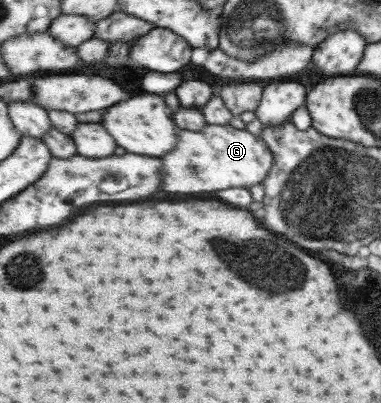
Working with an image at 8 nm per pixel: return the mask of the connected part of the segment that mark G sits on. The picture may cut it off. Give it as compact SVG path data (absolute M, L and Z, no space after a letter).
M208 124L201 131L181 131L179 145L163 157L163 191L169 193L211 193L231 187L248 188L261 184L275 166L272 149L261 135L253 135L231 124Z

